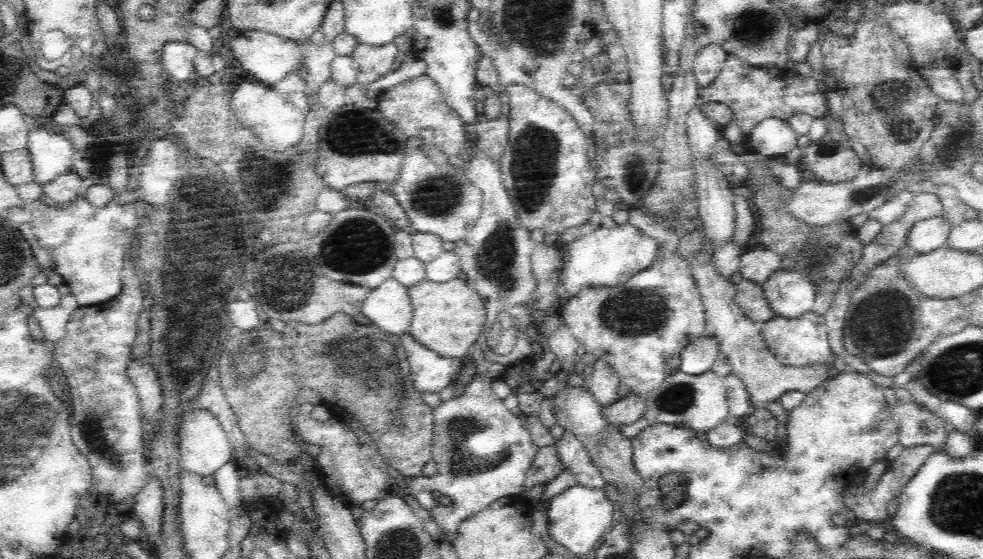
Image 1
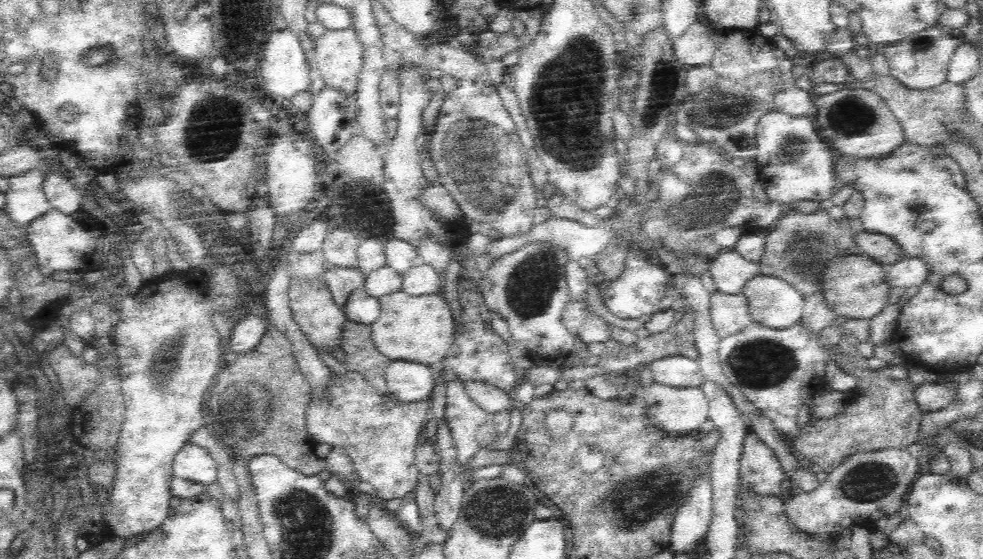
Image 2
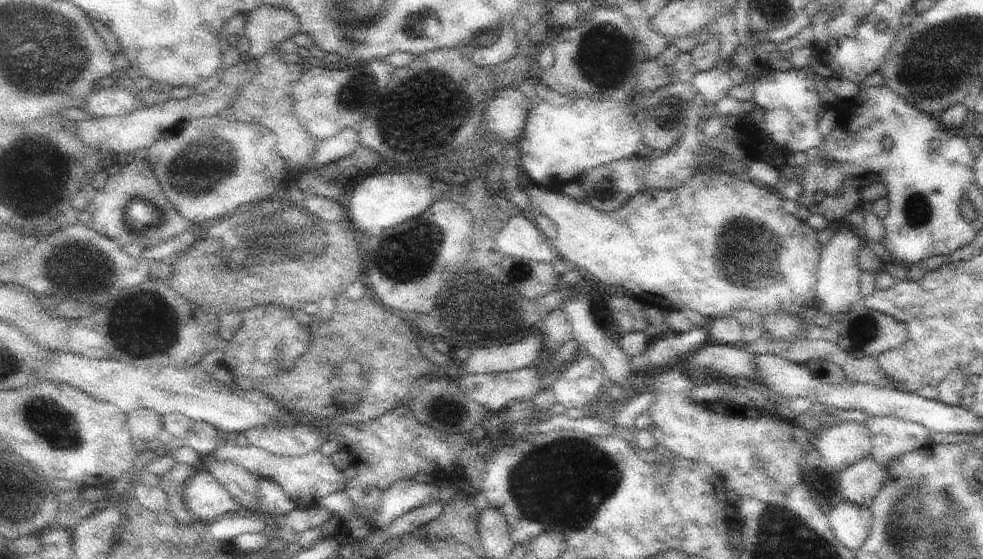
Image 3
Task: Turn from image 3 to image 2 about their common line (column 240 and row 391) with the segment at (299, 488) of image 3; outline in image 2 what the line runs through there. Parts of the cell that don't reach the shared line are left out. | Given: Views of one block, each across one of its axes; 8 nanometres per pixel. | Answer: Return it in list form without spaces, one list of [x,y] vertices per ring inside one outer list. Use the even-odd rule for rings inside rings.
[[[459,380],[448,382],[445,396],[445,421],[454,437],[458,463],[464,466],[485,446],[480,444],[476,437],[478,428],[485,423],[492,422],[497,434],[504,434],[509,426],[509,410],[489,413],[480,408],[466,393],[464,383]]]

